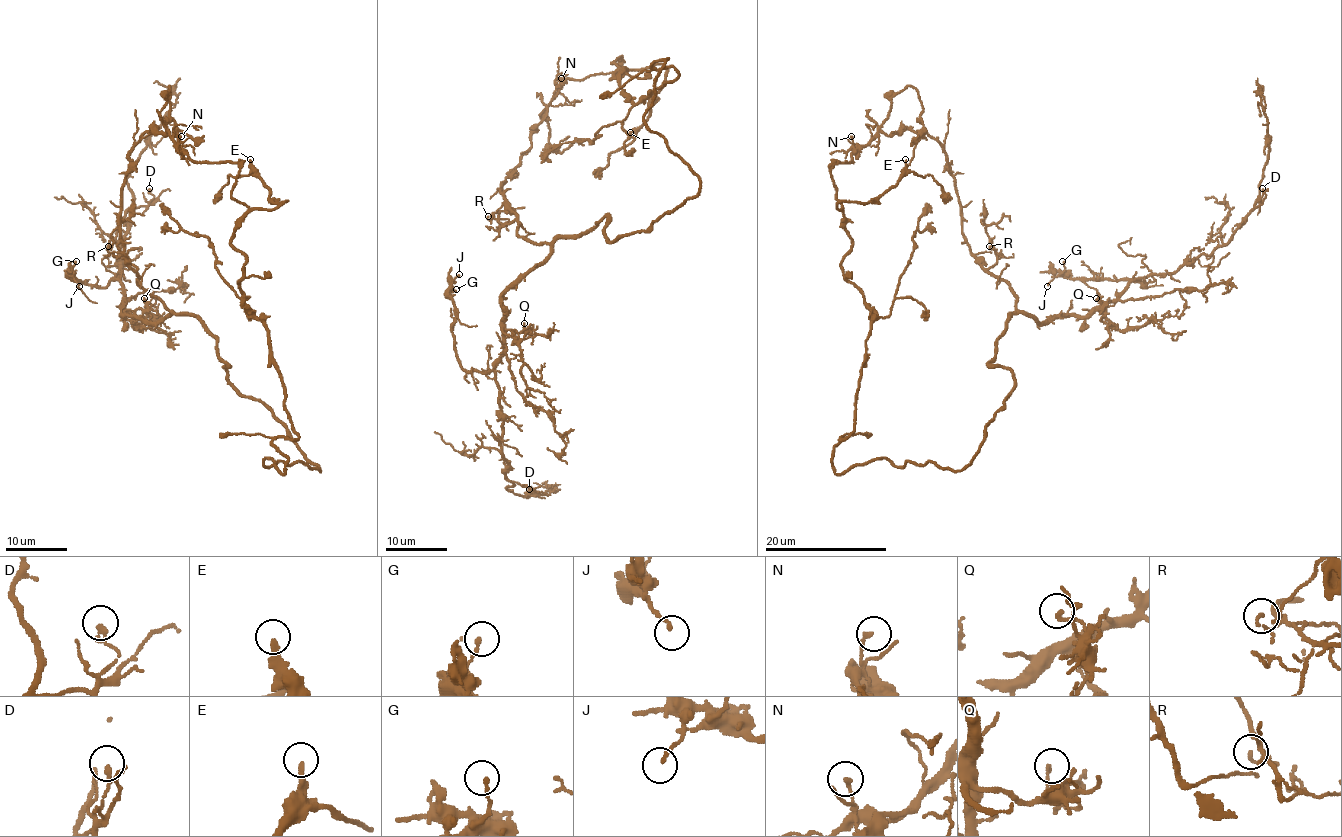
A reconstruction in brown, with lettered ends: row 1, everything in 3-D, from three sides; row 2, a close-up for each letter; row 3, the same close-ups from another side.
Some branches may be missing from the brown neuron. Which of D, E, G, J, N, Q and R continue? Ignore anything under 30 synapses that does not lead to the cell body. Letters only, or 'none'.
E

